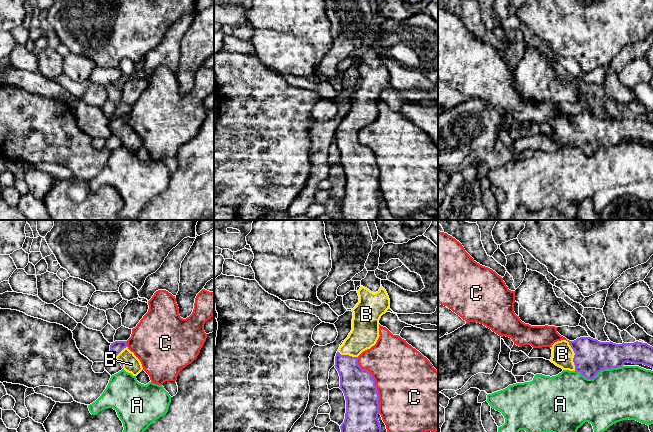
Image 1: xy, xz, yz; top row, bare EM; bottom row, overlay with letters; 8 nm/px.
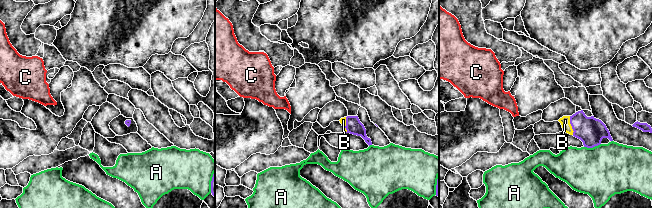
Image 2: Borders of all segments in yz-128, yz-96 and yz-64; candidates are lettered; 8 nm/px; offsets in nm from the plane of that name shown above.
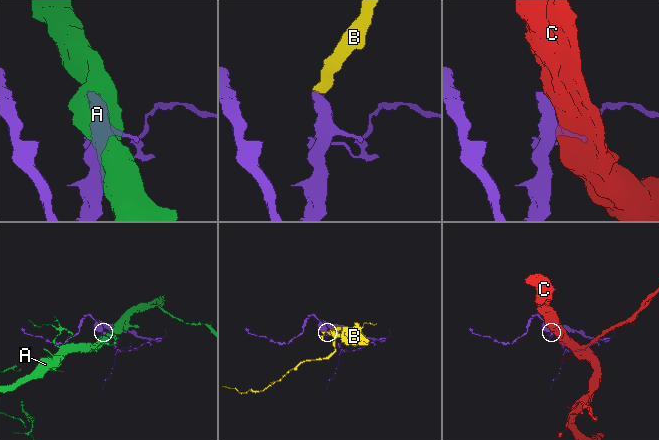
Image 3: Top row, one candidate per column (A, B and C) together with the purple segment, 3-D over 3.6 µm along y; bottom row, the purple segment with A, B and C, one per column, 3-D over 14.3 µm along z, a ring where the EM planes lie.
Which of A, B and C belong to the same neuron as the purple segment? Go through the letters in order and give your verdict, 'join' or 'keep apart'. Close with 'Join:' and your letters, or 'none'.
A: keep apart
B: join
C: keep apart
Join: B

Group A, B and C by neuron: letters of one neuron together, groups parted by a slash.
A / B / C

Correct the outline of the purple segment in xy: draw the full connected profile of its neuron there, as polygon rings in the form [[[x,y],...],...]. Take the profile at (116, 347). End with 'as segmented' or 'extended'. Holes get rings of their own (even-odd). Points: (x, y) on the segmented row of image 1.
[[[126,341],[111,343],[110,352],[112,358],[117,360],[122,368],[133,376],[137,376],[143,370],[140,360],[128,349]]]; extended

